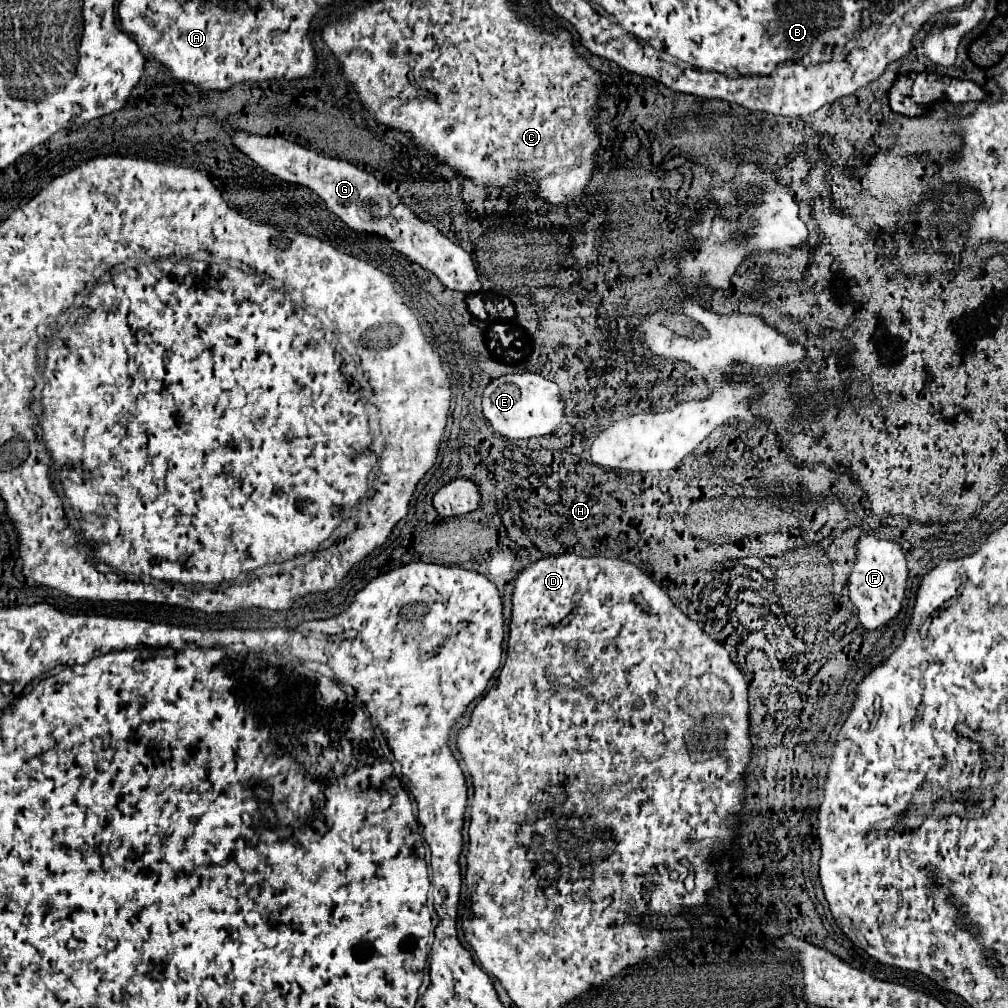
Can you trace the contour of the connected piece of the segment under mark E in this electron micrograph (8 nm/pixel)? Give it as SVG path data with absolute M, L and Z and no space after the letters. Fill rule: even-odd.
M505 374L489 382L483 392L483 416L491 422L493 430L505 438L533 438L551 434L563 420L565 404L555 382L539 374Z

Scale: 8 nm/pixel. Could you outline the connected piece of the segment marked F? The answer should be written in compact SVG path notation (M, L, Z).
M861 536L855 544L855 564L849 574L849 598L857 608L859 622L865 630L875 630L887 624L901 610L903 594L907 588L907 566L901 546L889 540L879 540L875 536Z

